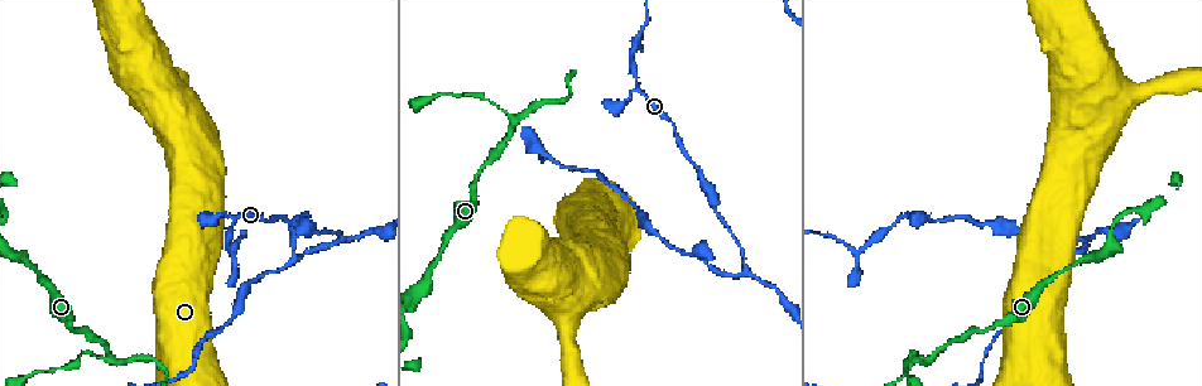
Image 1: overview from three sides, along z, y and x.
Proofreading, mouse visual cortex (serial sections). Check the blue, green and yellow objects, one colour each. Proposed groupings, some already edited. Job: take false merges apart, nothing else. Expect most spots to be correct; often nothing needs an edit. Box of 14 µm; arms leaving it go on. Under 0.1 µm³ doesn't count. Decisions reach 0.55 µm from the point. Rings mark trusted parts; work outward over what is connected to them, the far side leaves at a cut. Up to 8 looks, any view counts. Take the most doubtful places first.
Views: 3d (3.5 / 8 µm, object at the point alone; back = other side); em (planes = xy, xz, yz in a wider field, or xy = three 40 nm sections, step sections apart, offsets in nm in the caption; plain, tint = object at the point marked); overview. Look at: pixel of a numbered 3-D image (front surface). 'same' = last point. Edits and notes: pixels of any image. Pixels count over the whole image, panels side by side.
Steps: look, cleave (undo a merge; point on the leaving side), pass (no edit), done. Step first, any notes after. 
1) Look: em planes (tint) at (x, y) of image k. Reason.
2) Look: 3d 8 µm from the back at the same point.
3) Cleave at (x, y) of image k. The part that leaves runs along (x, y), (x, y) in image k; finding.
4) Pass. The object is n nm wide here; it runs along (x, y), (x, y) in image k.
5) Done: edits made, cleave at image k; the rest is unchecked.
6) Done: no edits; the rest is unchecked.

Look: 3d 8 µm from the back at (112, 360) of image 1. Three-way junction.

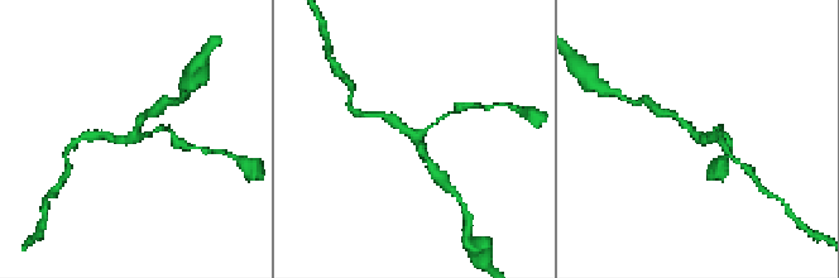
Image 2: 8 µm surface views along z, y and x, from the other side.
Look: em xy step 5 (tint) at (694, 137) of image 2.

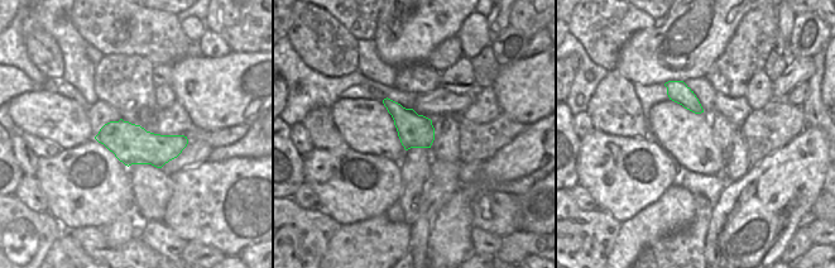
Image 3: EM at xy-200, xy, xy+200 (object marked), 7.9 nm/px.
Pass. The object is 260 nm wide here; it runs along (428, 163), (417, 138), (446, 115) in image 2; one cell here.

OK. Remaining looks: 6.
Look: 3d 8 µm at (341, 239) of image 1. A fork.

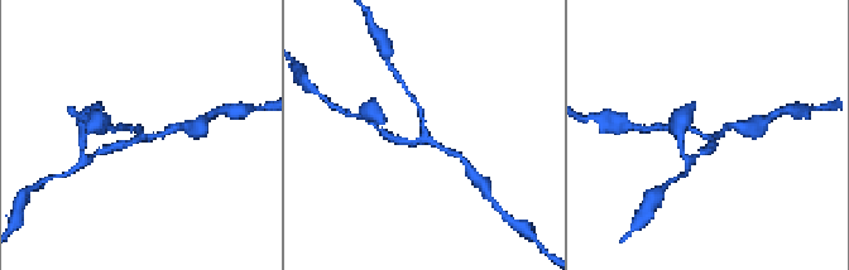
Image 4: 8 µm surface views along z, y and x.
Look: 3d 3.5 µm at (426, 136) of image 4.

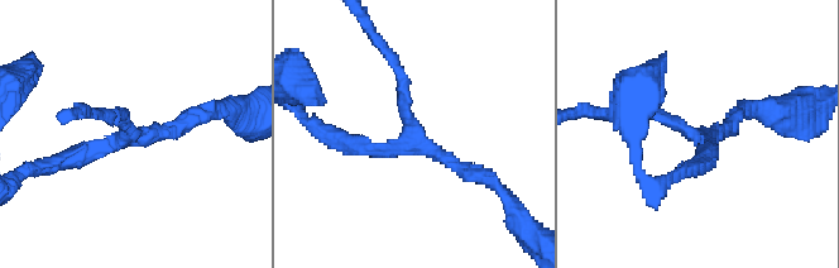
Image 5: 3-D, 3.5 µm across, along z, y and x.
Look: em xy step 5 (tint) at (696, 133) of image 5.

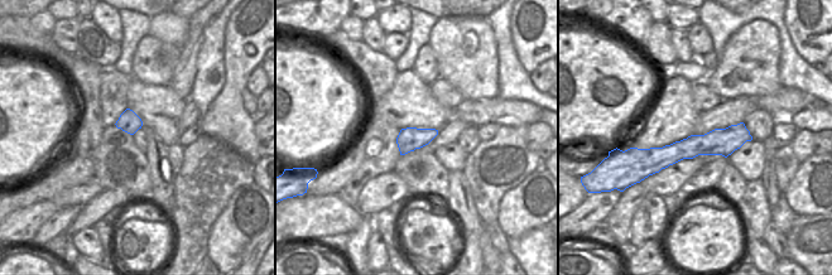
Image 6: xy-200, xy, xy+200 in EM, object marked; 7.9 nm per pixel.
Pass. 3 arms meet here; the arms are 150, 200, 200 nm wide; it runs along (392, 60), (407, 138), (388, 151), (338, 140) in image 5; one cell here.

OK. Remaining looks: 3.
Look: 3d 8 µm from the back at (697, 259) of image 1. Three arms meet.

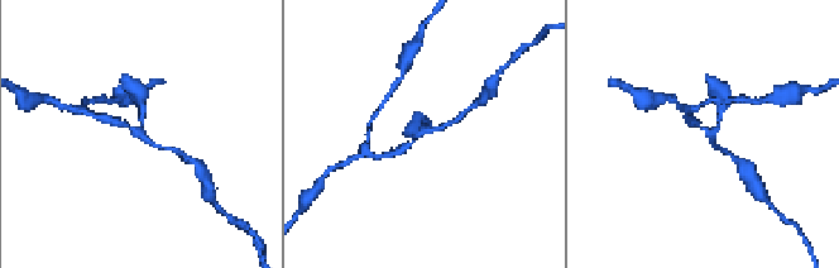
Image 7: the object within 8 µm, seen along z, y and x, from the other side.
Look: 3d 3.5 µm at (141, 132) of image 7. Closer look.

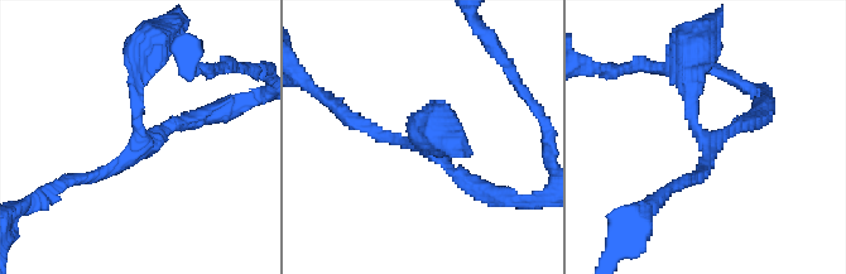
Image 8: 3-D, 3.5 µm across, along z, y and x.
Pass. 3 arms meet here; it runs along (486, 196), (421, 144), (355, 121) in image 8; one cell here.

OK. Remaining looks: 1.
Done: no edits; the rest is unchecked.

